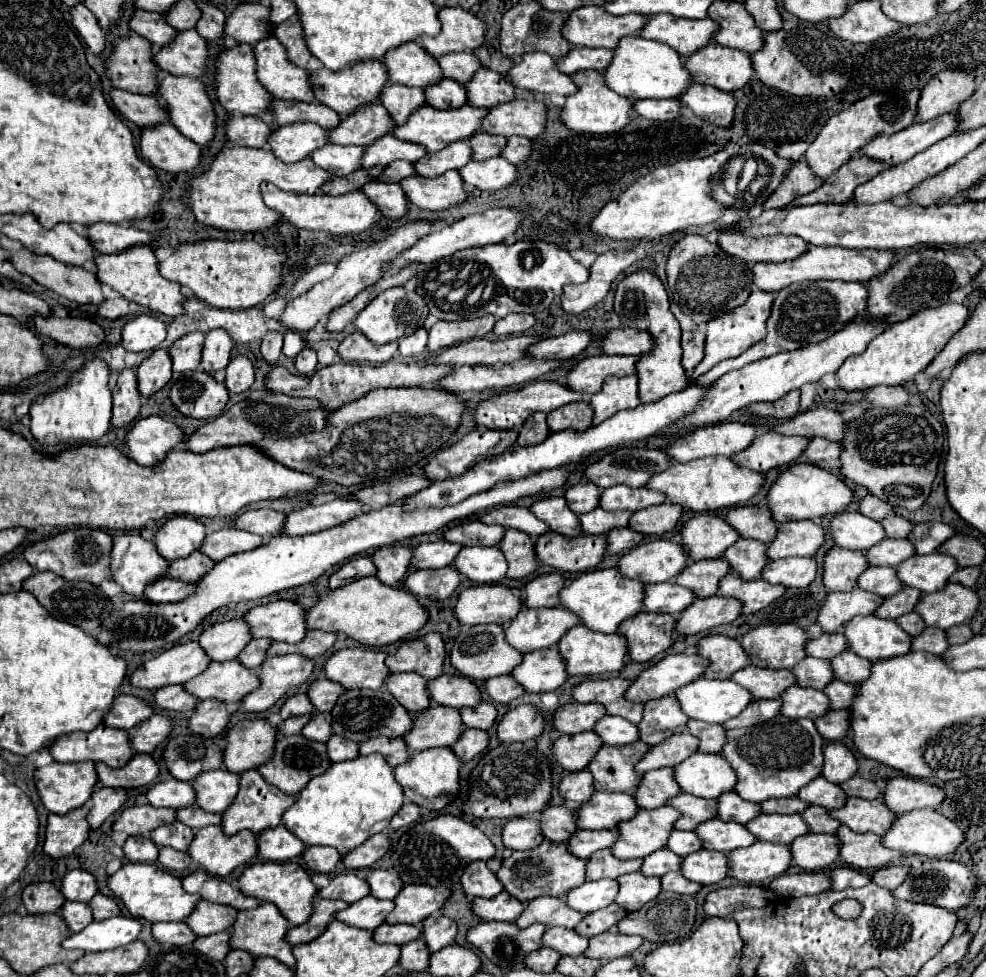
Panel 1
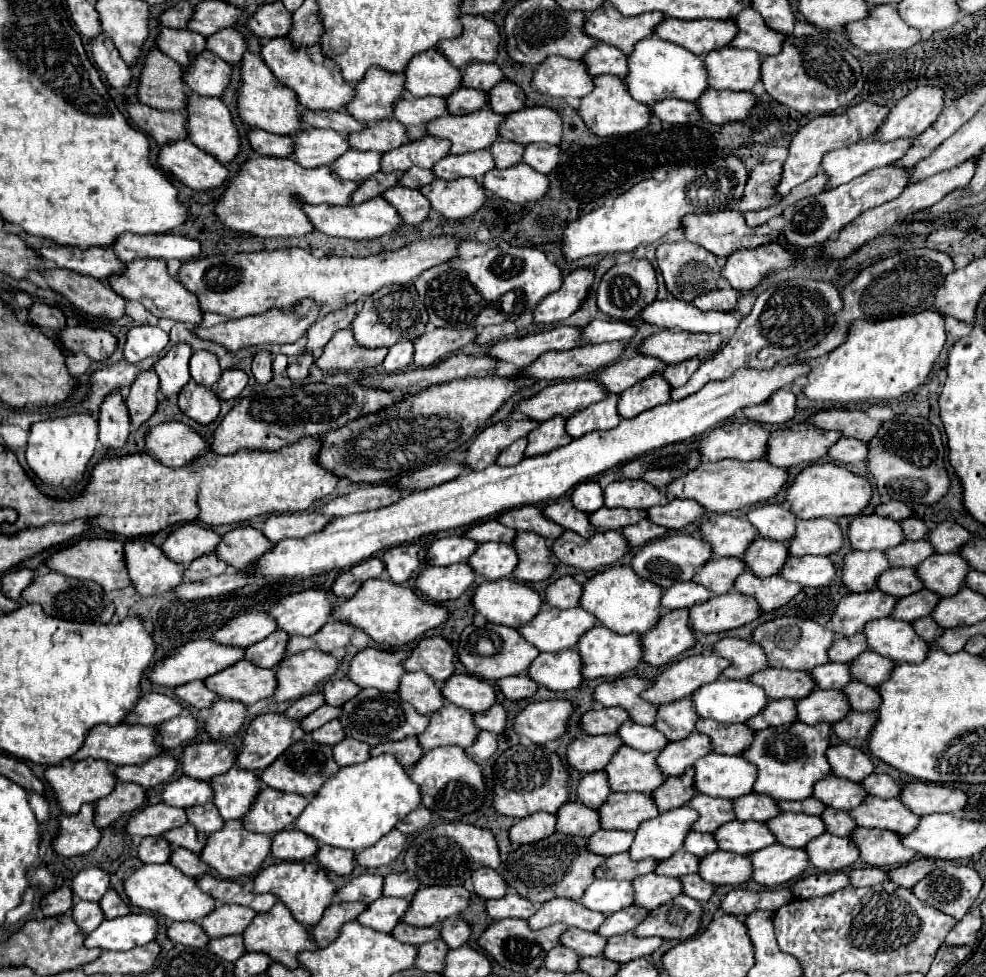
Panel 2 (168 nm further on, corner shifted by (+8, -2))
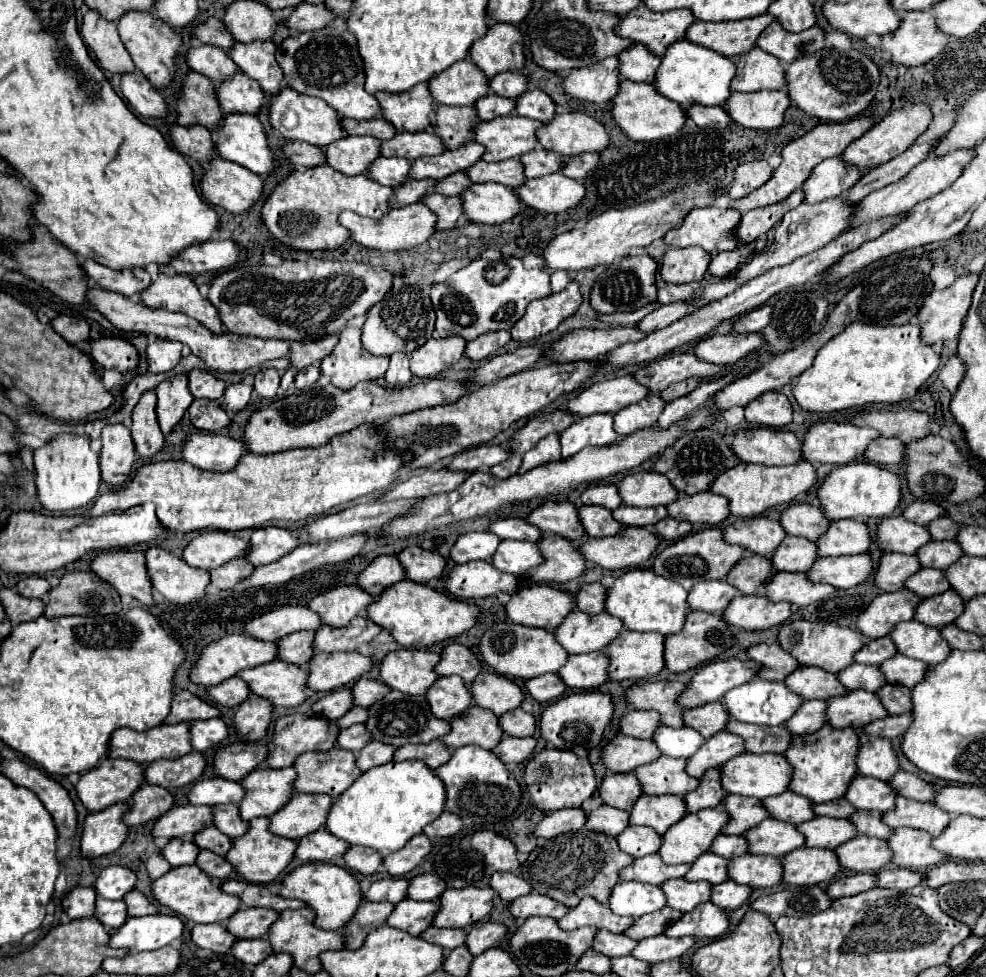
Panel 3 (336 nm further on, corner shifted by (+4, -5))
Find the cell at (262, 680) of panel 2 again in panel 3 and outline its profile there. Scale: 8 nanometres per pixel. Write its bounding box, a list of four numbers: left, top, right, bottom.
[239,660,309,708]

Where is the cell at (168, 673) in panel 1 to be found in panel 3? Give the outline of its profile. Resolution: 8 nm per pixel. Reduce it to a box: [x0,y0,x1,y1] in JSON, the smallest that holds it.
[191,634,277,686]

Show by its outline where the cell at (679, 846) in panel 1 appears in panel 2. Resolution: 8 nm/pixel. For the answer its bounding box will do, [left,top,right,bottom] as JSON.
[683,833,717,857]

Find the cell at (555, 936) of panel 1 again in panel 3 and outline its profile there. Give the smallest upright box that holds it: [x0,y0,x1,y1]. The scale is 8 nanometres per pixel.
[593,930,637,958]

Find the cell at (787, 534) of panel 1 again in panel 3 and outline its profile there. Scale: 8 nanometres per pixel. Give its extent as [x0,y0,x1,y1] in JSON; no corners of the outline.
[819,520,869,556]

